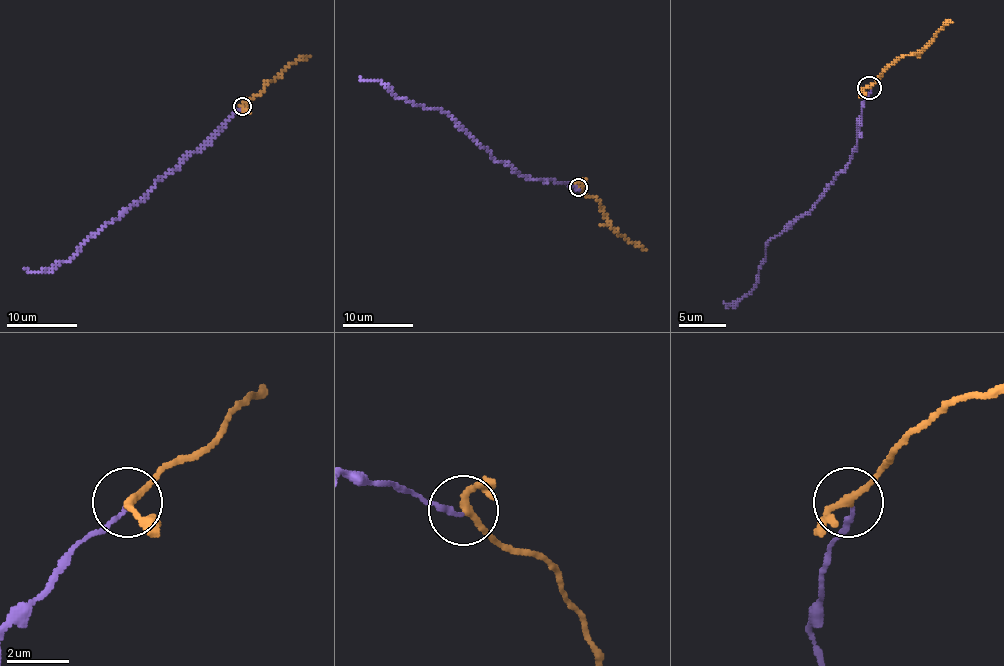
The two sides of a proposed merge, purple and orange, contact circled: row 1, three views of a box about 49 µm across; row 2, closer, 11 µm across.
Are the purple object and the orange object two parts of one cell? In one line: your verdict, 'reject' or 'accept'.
accept

